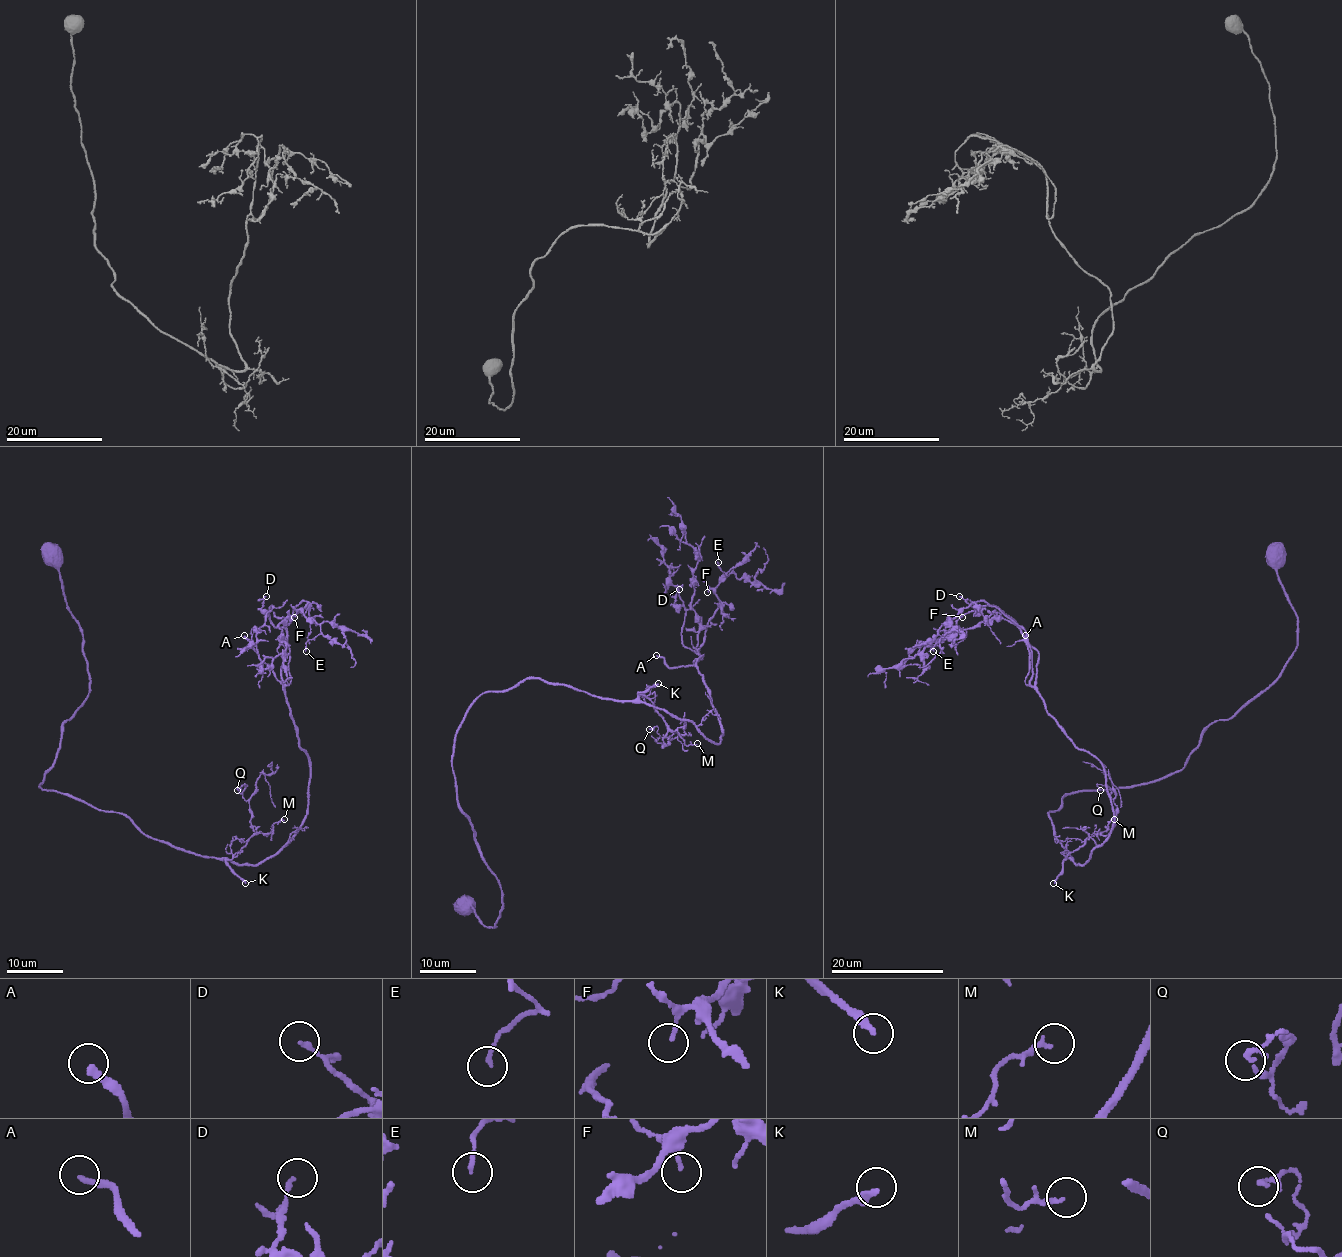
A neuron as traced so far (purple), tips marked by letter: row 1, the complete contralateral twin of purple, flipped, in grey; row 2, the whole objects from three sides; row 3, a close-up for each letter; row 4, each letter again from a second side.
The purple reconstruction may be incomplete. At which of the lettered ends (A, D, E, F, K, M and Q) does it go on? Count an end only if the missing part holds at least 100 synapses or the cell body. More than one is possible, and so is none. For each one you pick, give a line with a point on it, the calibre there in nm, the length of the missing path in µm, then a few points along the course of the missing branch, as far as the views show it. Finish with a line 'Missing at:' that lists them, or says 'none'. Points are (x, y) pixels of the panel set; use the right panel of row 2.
A: at (1025, 635); 240 nm thick; about 40 µm are missing; missing branch runs (1025, 635), (1001, 630), (986, 632), (956, 625), (934, 666), (947, 667), (948, 679), (958, 690)
K: at (1053, 883); 240 nm thick; about 20 µm are missing; missing branch runs (1053, 883), (1053, 890), (1039, 908), (1028, 908), (1017, 919), (1017, 929), (1006, 935)
Missing at: A, K

